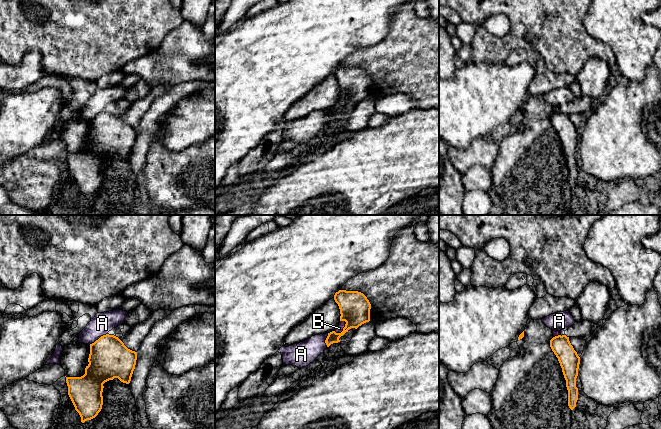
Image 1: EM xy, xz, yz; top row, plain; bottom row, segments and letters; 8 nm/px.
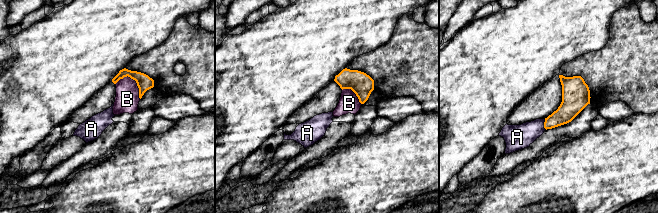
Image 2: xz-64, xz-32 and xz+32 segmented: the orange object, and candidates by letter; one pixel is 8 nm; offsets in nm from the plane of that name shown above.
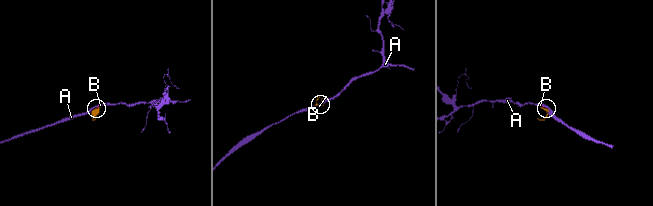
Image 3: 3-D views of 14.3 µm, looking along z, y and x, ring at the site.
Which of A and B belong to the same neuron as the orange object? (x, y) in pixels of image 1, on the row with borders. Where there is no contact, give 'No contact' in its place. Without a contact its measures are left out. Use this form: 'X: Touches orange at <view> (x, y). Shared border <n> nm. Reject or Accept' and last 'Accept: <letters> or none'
A: Touches orange at xy (99, 338). Shared border 180 nm. Reject
B: Touches orange at xz (343, 330). Shared border 130 nm. Reject
Accept: none

